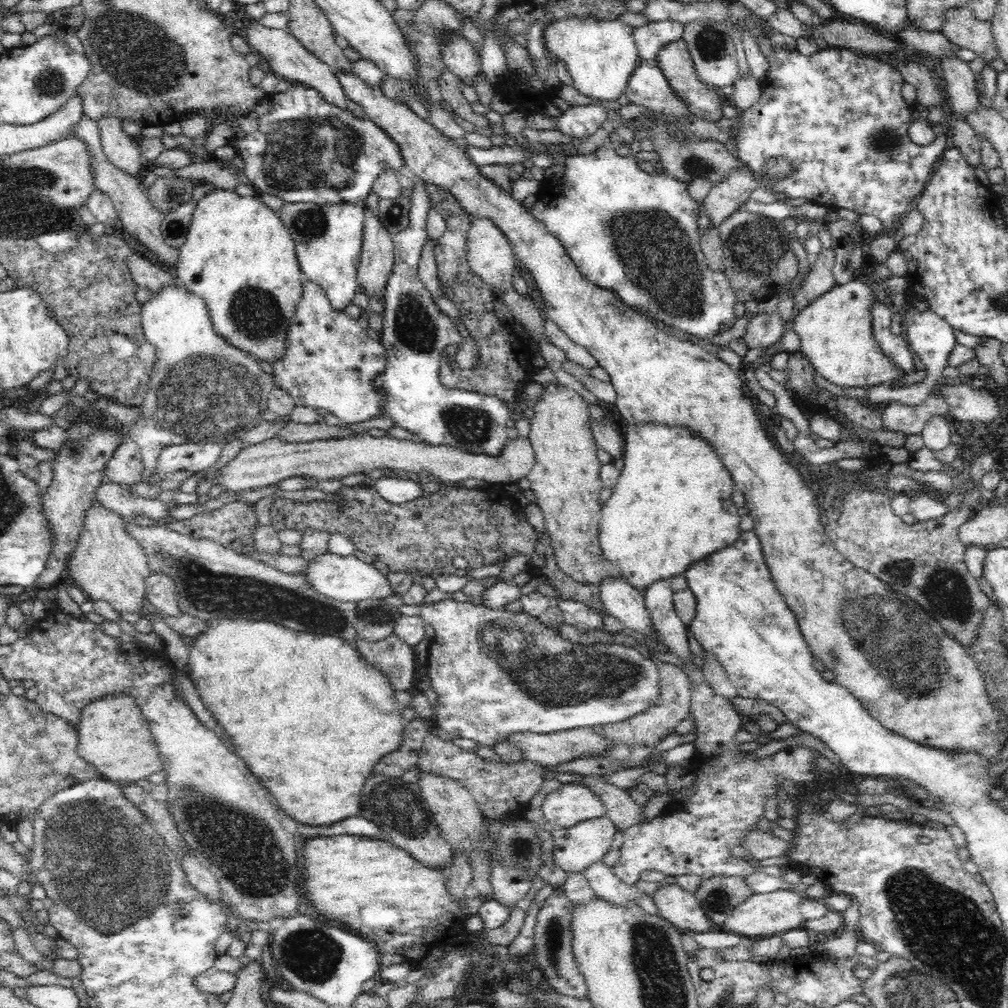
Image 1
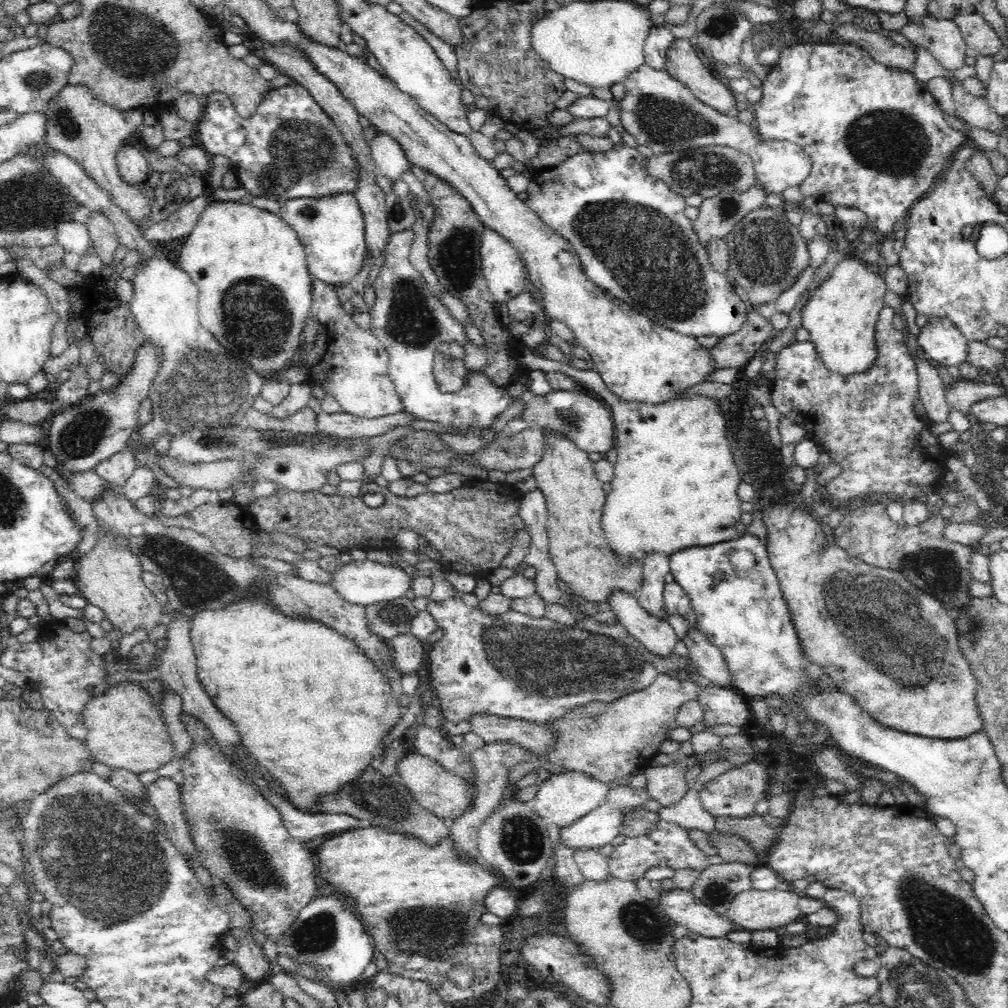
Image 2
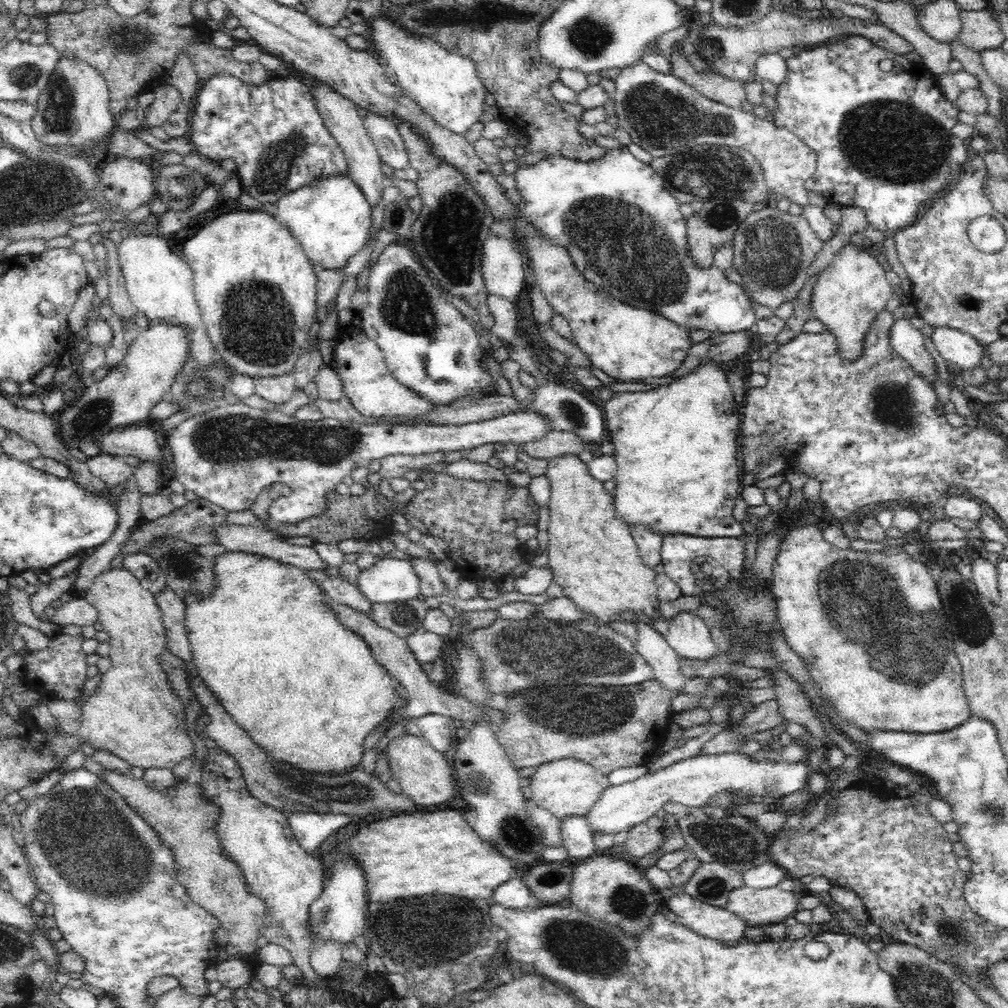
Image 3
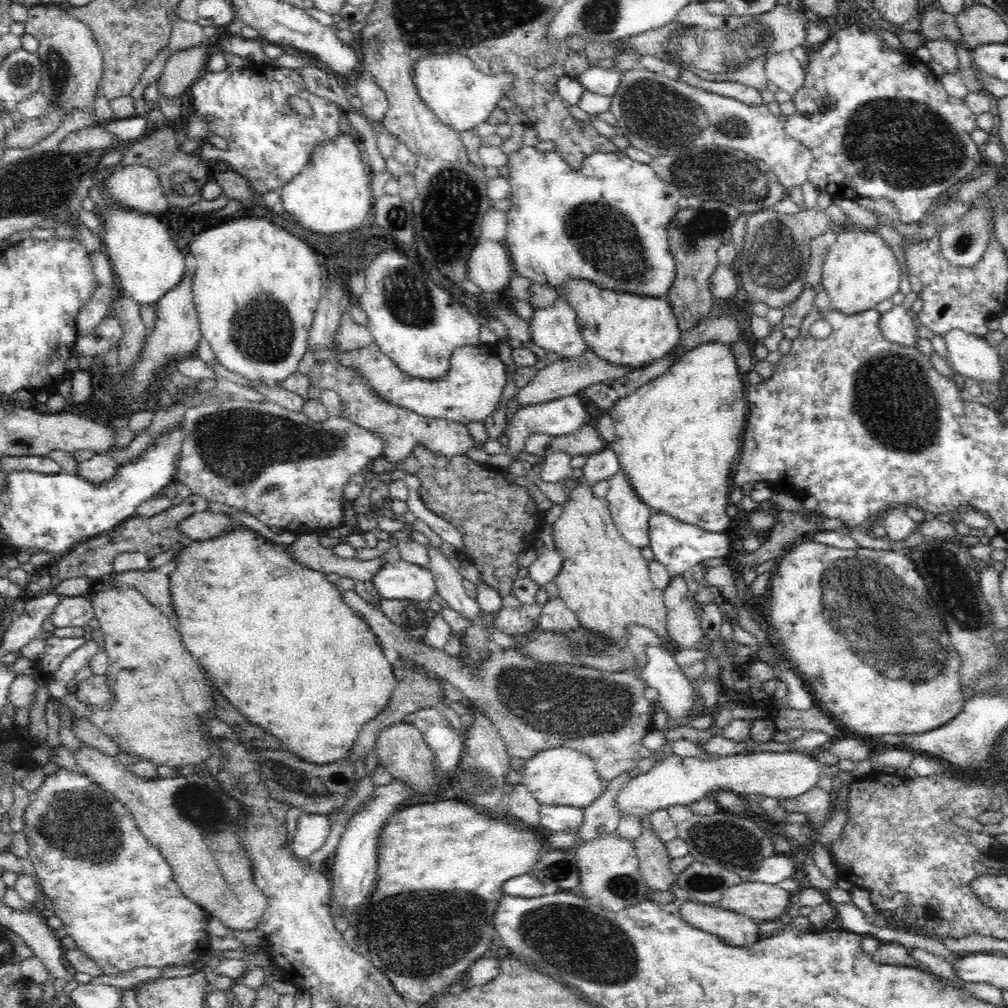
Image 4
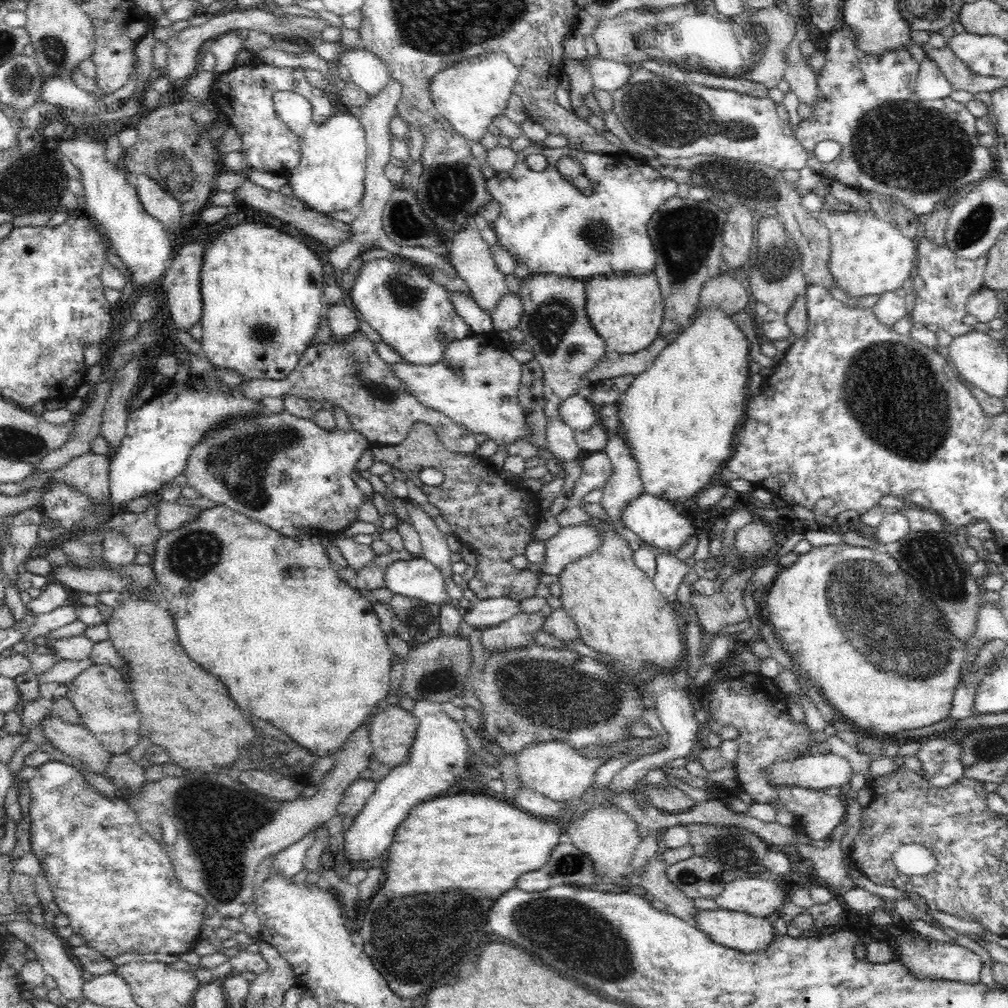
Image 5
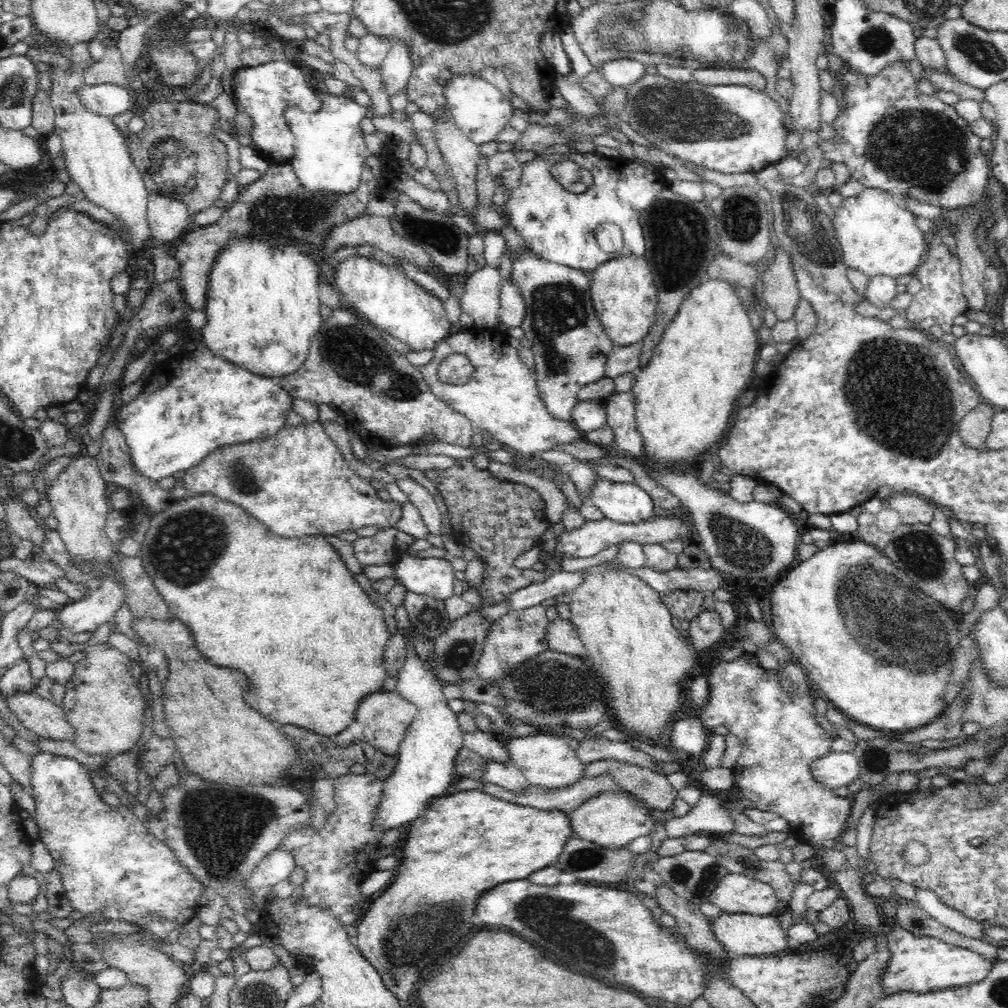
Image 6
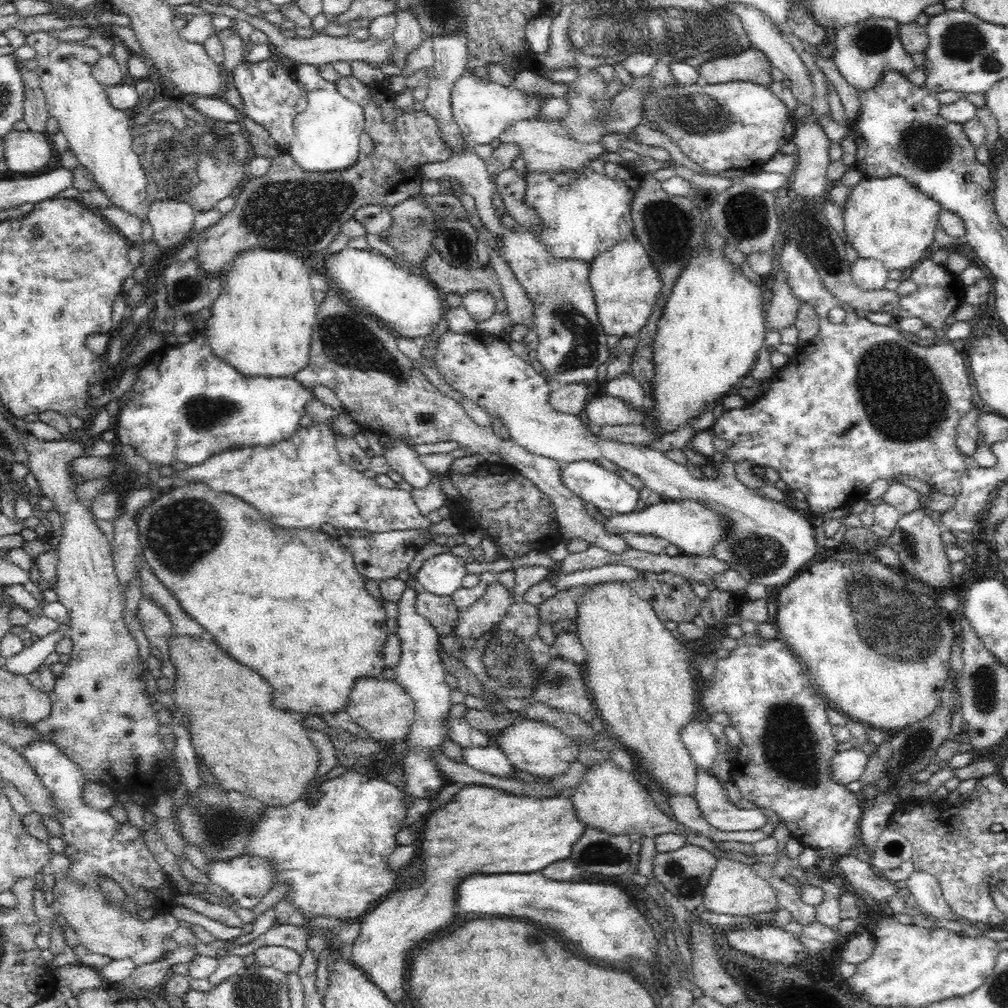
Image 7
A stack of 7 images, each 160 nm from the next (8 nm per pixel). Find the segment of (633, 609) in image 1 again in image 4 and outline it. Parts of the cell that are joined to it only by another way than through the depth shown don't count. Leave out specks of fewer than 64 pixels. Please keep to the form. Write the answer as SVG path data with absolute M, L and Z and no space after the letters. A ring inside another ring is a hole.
M648 646L646 648L647 662L641 669L640 678L647 686L656 688L659 694L657 705L668 715L670 726L689 724L687 718L694 709L695 689L690 685L690 679L683 673L683 669L674 660L674 648L661 646Z

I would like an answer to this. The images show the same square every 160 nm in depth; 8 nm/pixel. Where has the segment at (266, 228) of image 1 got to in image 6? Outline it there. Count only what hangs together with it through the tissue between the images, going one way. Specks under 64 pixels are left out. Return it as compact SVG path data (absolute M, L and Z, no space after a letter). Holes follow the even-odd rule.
M256 238L230 240L216 256L207 283L207 322L201 328L206 347L225 361L263 377L279 378L298 370L323 323L318 310L321 304L318 266L312 258L292 245L273 248L271 244Z

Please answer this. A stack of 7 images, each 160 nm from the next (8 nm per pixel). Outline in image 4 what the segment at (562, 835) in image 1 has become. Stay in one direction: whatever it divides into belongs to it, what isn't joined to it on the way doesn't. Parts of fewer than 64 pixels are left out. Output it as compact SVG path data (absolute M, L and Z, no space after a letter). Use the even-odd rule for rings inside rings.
M798 751L713 755L710 760L682 758L677 754L670 754L648 772L640 773L629 780L614 801L620 811L620 818L632 815L640 820L641 816L649 816L656 810L664 810L670 806L686 806L706 796L712 797L712 792L717 790L731 790L738 796L746 793L779 799L794 798L816 787L822 774L836 778L840 772L838 765L826 765L819 762L816 756Z

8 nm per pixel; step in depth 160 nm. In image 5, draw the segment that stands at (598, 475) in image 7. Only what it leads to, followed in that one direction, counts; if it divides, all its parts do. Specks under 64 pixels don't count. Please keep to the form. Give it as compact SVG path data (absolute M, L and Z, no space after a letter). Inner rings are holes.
M646 492L640 494L636 500L632 500L626 506L626 510L622 512L621 519L626 528L635 532L655 552L660 551L660 553L664 554L678 550L691 535L696 535L698 530L698 527L688 521L684 515L683 508L675 507L670 502L662 498L655 498Z

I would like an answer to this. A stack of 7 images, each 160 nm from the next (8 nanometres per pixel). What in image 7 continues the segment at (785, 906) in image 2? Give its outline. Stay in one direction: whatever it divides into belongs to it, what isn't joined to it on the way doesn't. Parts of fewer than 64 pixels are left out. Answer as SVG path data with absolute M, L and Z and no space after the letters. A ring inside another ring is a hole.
M716 856L717 863L710 875L706 888L703 890L704 907L706 911L716 914L726 914L733 917L748 916L776 912L778 904L774 887L762 877L750 869L750 865L728 859L724 856Z

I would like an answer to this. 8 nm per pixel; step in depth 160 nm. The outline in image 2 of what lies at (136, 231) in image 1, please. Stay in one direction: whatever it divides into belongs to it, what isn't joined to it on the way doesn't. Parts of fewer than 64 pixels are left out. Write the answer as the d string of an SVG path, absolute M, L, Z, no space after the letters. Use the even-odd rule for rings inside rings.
M68 83L65 89L49 102L45 113L44 143L80 163L96 184L108 191L114 203L126 211L135 224L140 224L150 212L148 208L152 202L138 188L138 184L123 181L117 171L116 154L118 148L126 143L126 138L143 126L142 110L140 108L124 112L116 110L110 105L96 101L95 96L86 86L71 86Z

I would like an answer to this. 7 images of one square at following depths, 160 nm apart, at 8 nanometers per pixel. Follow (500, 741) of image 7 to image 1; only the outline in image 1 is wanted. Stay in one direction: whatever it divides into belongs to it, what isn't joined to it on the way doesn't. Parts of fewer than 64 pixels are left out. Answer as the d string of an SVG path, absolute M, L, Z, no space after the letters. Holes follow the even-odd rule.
M578 782L562 783L557 790L548 793L541 810L546 820L560 828L570 828L576 826L579 822L606 815L606 809L600 797L596 796L590 787Z

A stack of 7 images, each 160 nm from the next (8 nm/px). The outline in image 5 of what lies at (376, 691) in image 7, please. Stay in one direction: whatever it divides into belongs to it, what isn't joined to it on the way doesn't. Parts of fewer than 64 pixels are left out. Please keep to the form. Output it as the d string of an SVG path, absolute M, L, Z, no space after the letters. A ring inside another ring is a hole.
M378 705L371 714L370 740L374 756L394 768L406 762L418 719L399 706Z

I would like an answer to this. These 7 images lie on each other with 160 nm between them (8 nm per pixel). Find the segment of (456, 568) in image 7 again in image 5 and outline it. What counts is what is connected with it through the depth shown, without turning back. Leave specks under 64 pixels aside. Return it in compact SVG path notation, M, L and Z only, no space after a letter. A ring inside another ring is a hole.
M414 556L411 560L396 560L388 566L384 579L384 587L394 594L440 606L451 602L444 584L439 569L421 556Z

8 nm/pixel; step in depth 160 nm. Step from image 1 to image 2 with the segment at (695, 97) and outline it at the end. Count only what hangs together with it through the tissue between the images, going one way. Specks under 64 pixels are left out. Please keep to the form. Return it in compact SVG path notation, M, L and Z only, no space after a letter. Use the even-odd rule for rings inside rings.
M675 38L674 42L668 48L666 71L677 82L680 82L686 89L690 90L692 94L698 98L698 101L716 109L719 113L728 116L736 116L740 110L736 102L741 98L735 95L731 88L726 83L720 82L713 74L713 70L701 58L697 47L694 46L689 39Z

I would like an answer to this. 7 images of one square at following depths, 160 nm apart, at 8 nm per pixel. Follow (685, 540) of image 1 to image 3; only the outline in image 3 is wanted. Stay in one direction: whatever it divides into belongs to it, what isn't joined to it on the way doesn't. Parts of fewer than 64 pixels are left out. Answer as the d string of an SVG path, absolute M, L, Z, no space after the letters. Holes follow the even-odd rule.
M706 361L701 362L693 371L682 375L667 385L659 385L657 388L648 391L617 392L610 400L606 400L603 415L606 421L608 438L614 444L613 458L617 463L617 474L614 478L617 485L612 493L614 509L618 513L618 517L626 523L626 526L648 525L648 527L658 530L658 533L662 536L666 533L682 533L706 538L738 538L745 534L742 523L732 517L736 501L741 498L741 490L744 488L742 474L738 474L741 470L741 468L738 468L740 460L736 458L736 454L739 454L738 446L740 446L736 442L738 442L739 433L741 432L741 411L734 401L734 394L726 376L726 371L718 361Z

